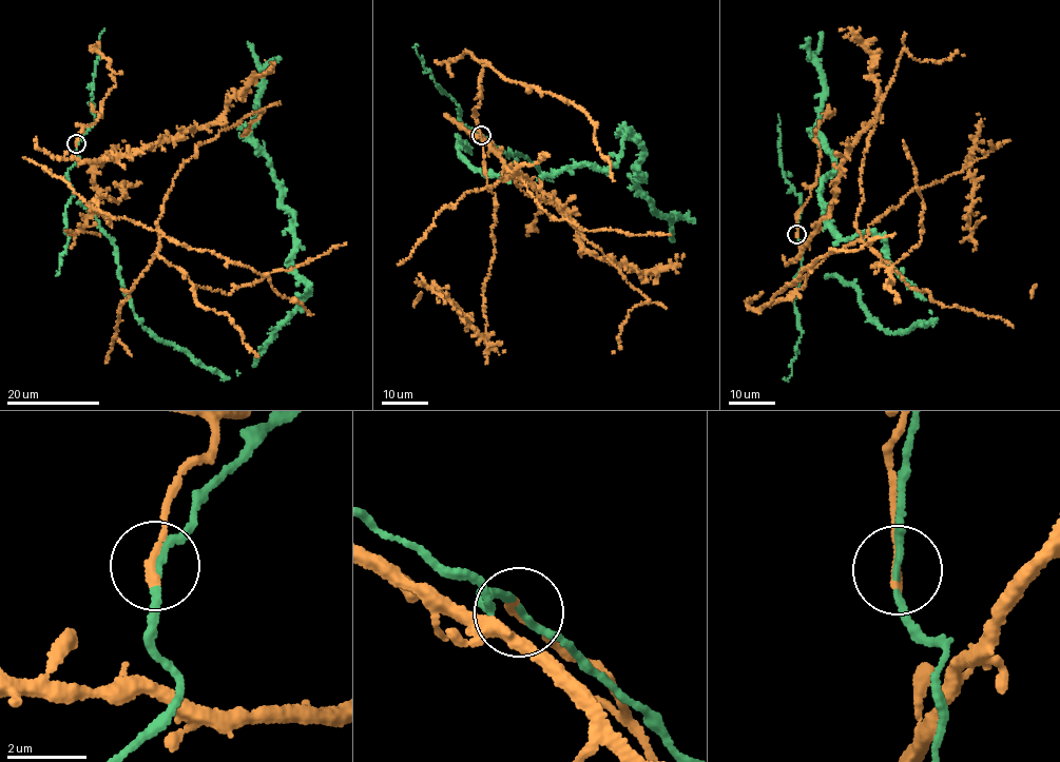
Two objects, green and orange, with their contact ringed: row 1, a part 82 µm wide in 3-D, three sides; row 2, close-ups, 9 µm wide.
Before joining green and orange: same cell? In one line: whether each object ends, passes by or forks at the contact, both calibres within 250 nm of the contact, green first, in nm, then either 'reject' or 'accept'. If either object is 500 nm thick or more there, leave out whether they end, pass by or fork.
green passes by; orange ends there; 160 nm thick on the green side, 240 nm on the other; reject

